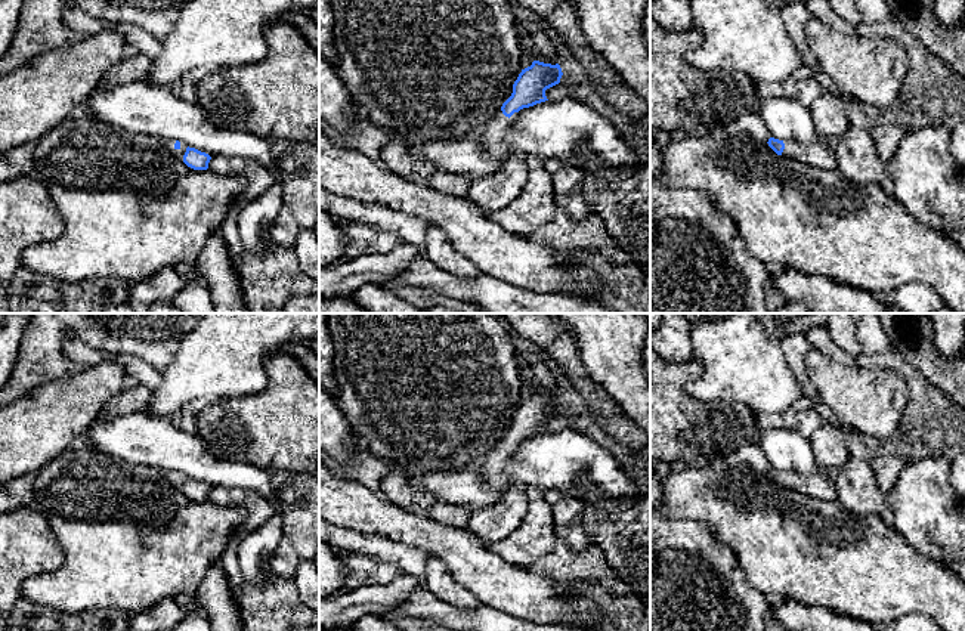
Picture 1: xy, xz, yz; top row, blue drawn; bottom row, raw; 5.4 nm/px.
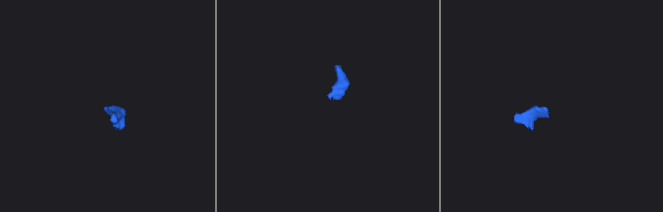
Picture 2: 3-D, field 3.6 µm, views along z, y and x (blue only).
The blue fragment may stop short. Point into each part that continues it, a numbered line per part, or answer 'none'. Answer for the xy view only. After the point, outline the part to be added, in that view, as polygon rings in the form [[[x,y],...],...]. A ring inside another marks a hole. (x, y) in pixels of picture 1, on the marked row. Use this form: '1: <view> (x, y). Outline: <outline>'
1: xy (179, 154). Outline: [[[164,140],[164,146],[180,161],[183,161],[183,155],[186,152],[186,145],[180,142],[180,148],[174,148],[176,140]]]

